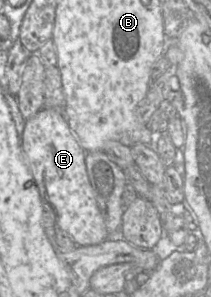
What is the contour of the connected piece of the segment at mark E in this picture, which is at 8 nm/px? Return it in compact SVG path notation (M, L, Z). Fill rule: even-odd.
M42 108L26 120L21 144L41 200L48 204L55 214L56 226L68 233L78 246L97 245L107 240L110 235L86 169L86 151L71 131L64 116L64 108L63 111Z

